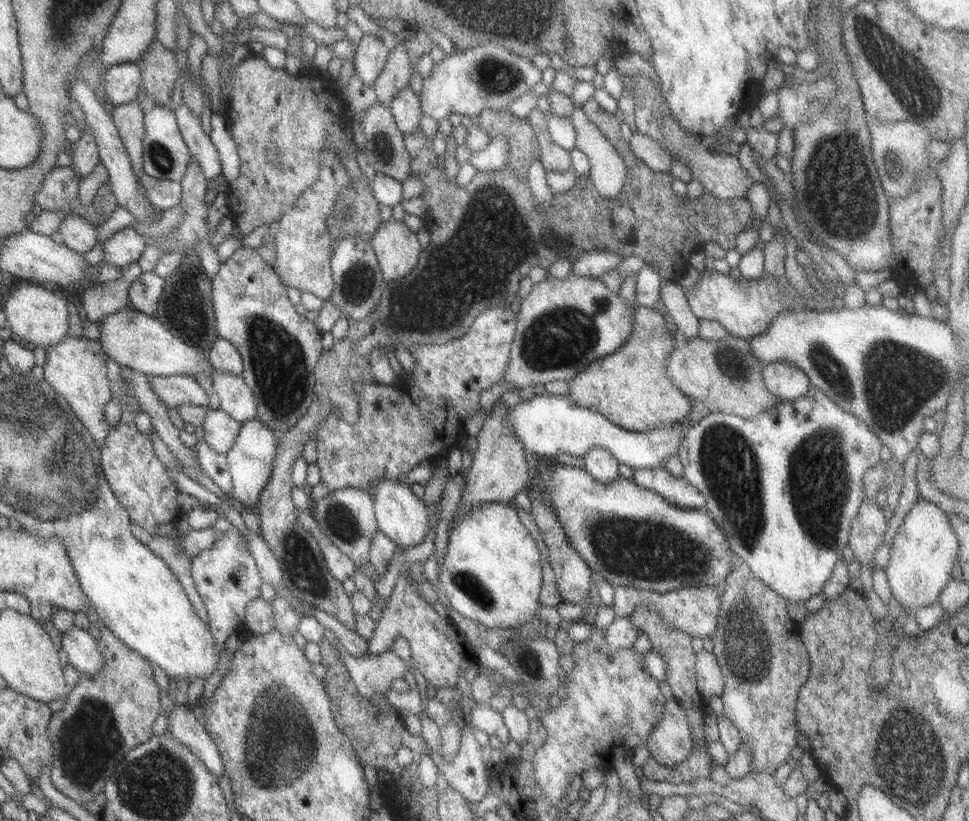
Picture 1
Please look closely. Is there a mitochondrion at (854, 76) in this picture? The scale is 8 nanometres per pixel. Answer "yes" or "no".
no

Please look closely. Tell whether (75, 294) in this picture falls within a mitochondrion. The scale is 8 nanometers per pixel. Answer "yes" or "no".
no

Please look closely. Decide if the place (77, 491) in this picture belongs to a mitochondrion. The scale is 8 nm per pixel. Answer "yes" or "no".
yes

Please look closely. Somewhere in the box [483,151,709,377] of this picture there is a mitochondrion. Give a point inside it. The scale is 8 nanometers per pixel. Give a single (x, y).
(559, 339)

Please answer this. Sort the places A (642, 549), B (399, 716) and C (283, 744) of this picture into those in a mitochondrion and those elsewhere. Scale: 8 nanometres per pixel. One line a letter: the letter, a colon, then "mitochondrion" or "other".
A: mitochondrion
B: other
C: mitochondrion

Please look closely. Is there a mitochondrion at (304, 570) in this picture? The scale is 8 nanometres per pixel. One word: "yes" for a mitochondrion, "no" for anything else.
yes

